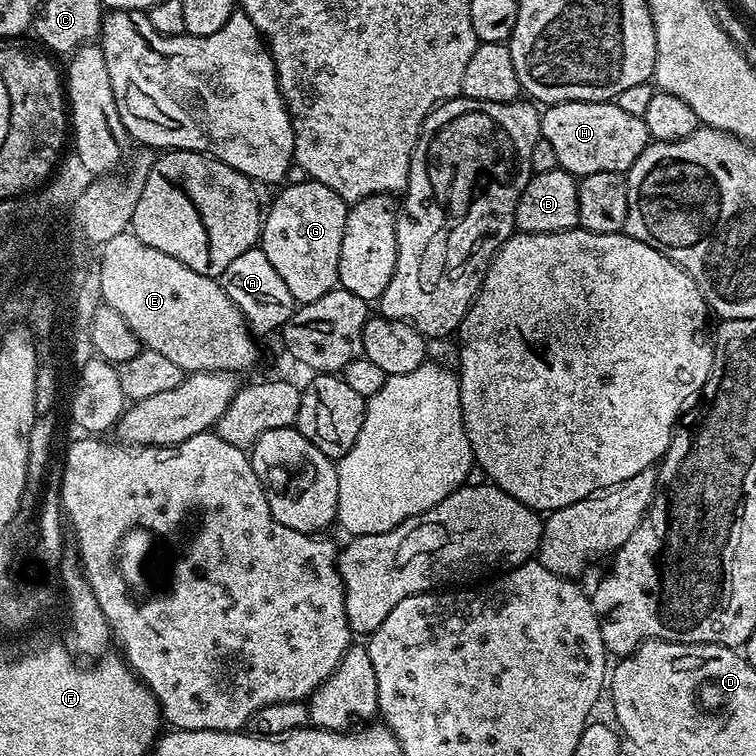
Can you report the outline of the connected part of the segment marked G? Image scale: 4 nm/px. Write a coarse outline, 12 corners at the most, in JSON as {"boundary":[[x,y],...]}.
{"boundary":[[300,178],[258,246],[297,305],[337,287],[349,205]]}

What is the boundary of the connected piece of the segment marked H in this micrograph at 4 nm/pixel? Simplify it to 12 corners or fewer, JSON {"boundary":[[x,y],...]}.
{"boundary":[[614,102],[543,109],[540,135],[579,178],[623,172],[650,143]]}

